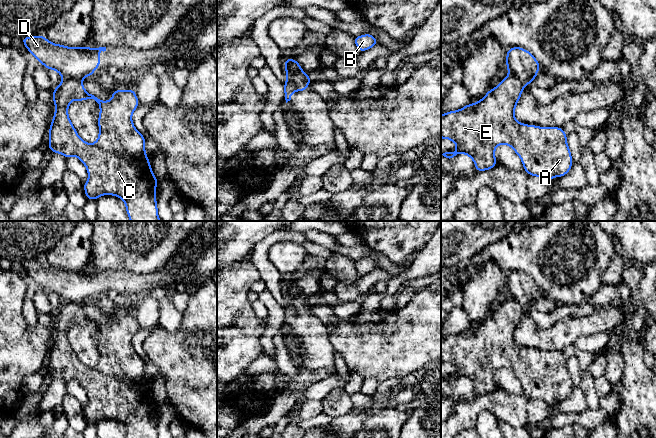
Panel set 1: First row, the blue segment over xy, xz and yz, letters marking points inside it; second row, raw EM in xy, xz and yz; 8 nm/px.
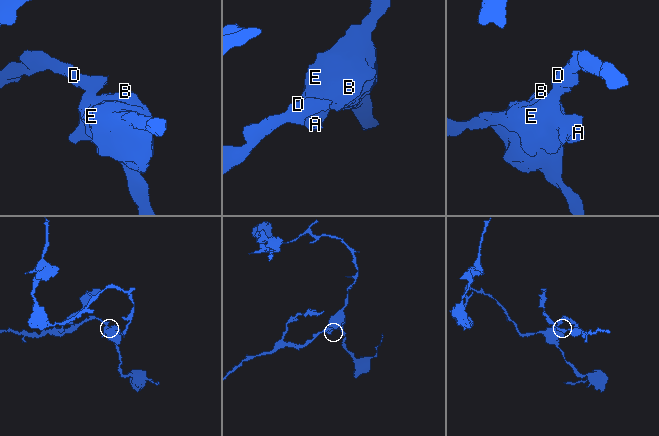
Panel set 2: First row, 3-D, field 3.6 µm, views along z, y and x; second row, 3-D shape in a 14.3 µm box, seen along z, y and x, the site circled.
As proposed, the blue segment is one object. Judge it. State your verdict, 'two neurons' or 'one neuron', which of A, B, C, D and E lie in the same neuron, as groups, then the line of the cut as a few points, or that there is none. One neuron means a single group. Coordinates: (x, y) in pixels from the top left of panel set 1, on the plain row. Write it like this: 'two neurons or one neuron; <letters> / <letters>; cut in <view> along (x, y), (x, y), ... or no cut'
two neurons; A B C E / D; cut in xy along (63, 303), (77, 303), (81, 305)

